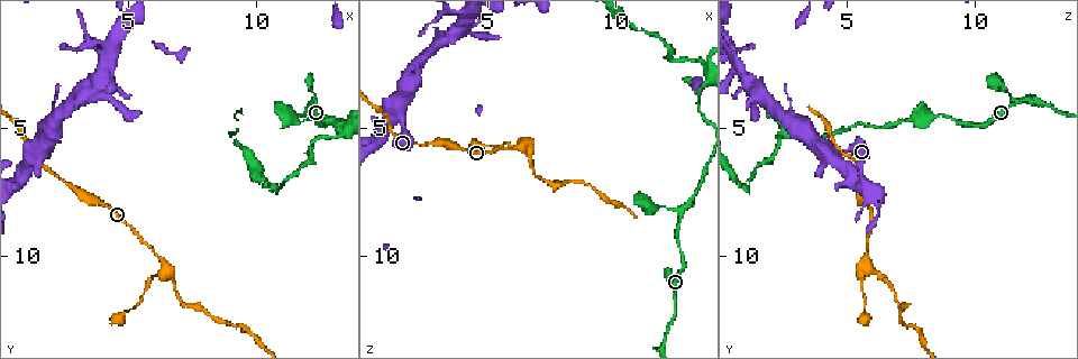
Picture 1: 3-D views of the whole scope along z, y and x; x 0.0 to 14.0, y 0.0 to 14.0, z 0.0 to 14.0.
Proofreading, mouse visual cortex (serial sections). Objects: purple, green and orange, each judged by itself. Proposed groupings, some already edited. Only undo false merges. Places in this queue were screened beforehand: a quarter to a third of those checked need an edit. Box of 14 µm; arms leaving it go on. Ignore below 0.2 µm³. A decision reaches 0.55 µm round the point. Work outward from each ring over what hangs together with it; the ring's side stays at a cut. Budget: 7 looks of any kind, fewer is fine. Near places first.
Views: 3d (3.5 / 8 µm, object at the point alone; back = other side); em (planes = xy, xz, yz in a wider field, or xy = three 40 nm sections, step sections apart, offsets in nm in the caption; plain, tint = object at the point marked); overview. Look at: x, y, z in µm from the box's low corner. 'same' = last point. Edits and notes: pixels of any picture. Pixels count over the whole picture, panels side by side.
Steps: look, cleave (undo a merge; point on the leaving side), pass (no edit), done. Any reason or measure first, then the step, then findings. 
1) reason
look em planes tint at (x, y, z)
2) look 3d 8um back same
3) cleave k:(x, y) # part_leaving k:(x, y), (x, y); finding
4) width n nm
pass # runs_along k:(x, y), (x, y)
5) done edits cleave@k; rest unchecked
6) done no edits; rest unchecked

abrupt turn
look 3d 8um at (6.6, 10.7, 5.7)

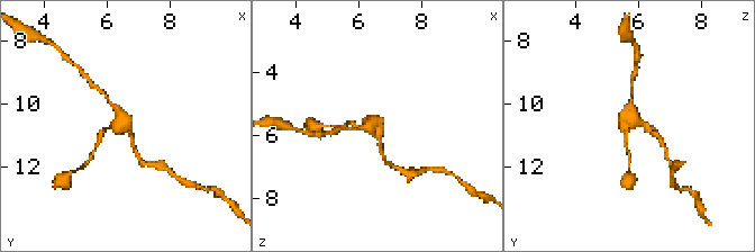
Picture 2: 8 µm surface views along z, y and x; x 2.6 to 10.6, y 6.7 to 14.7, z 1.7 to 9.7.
look 3d 3.5um at (6.5, 10.6, 5.7)

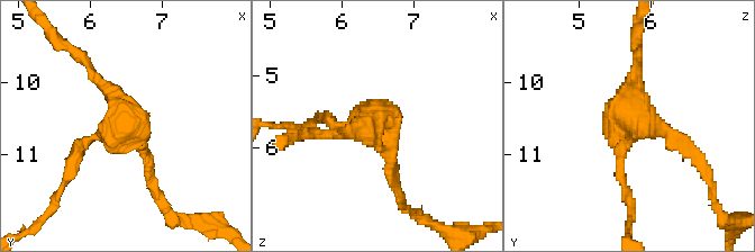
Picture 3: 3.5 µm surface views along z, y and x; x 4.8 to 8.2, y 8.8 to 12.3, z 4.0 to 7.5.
now the EM
look em planes tint at (6.50, 10.65, 5.70)

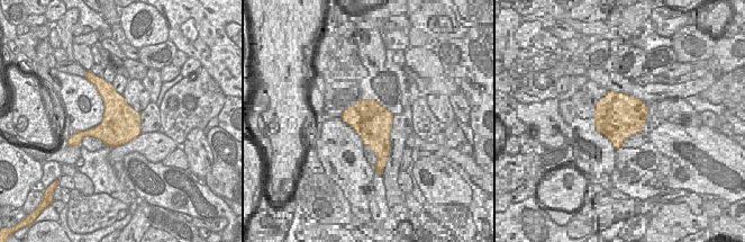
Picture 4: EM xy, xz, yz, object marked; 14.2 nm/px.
pass # runs_along 3:(91, 69), (143, 152); one cell here

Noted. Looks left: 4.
thick turns thin
look 3d 8um at (13.4, 5.3, 2.3)

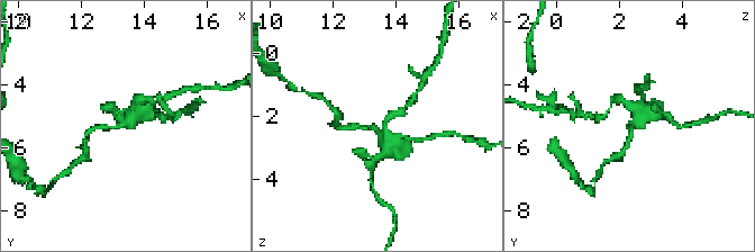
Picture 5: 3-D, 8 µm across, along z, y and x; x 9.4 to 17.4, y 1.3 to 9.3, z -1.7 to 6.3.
arm_widths 200, 500 nm
look em xy step 5 tint at (13.4, 5.2, 2.3)

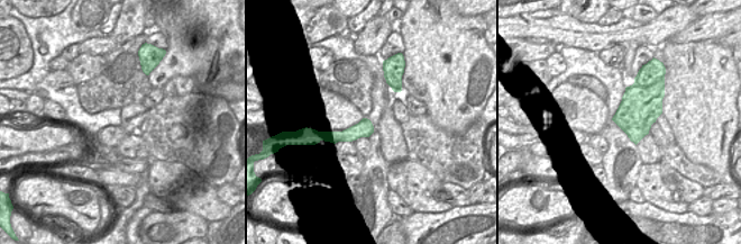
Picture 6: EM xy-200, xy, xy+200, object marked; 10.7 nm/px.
cleave 5:(353, 126) # a second cell is stuck on

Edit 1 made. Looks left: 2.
done edits cleave@5; rest unchecked

